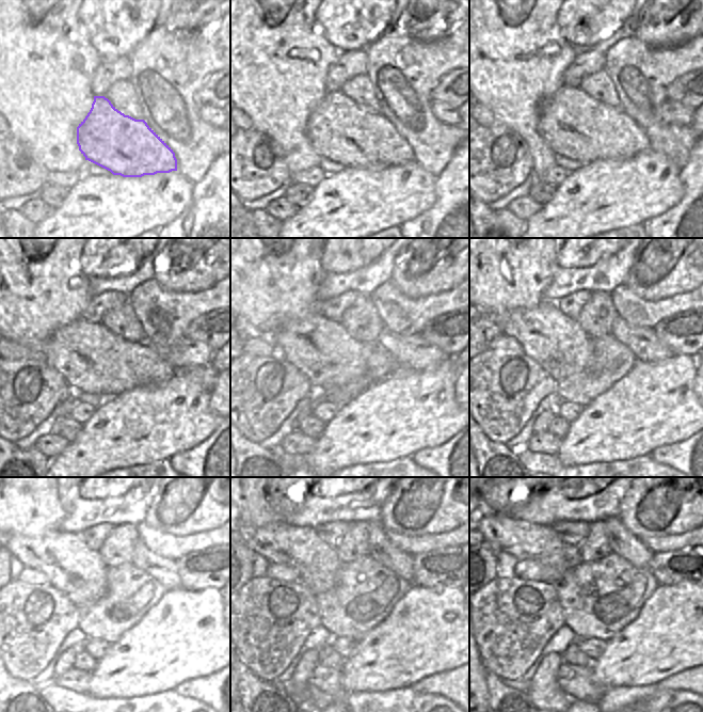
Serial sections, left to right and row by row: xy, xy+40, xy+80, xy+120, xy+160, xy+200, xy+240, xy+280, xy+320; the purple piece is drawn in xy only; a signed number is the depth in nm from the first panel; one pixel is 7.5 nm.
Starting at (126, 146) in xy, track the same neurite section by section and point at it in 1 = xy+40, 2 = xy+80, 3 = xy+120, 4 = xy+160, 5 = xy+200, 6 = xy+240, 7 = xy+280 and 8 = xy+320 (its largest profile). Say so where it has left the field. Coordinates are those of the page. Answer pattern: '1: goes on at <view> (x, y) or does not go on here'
1: goes on at xy+40 (339, 129)
2: goes on at xy+80 (574, 125)
3: goes on at xy+120 (92, 359)
4: goes on at xy+160 (321, 349)
5: goes on at xy+200 (557, 342)
6: goes on at xy+240 (70, 566)
7: goes on at xy+280 (318, 564)
8: goes on at xy+320 (524, 540)

